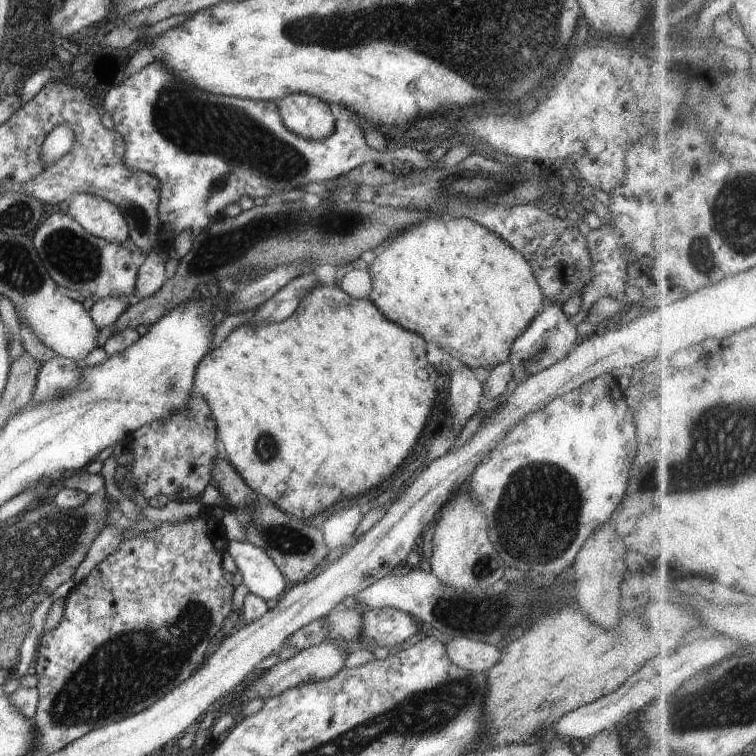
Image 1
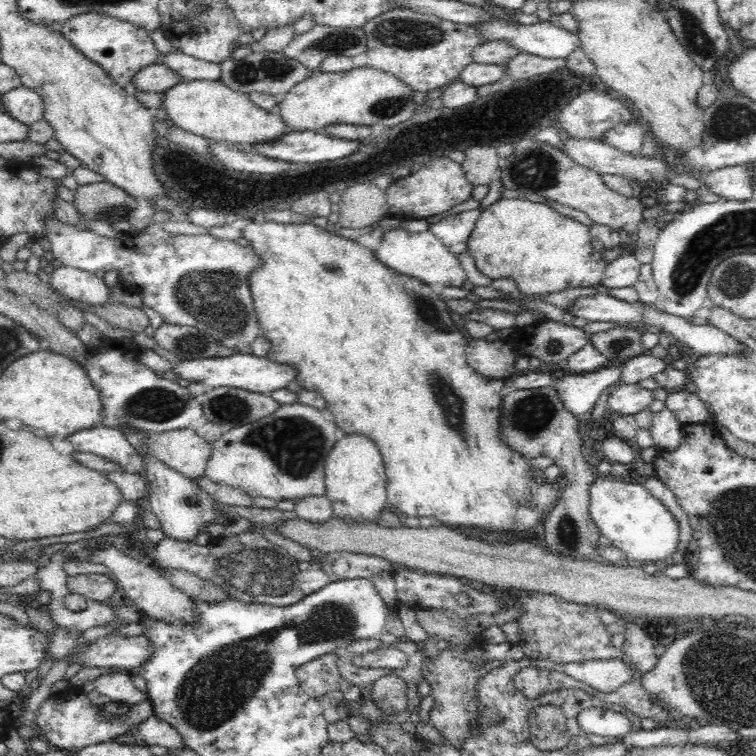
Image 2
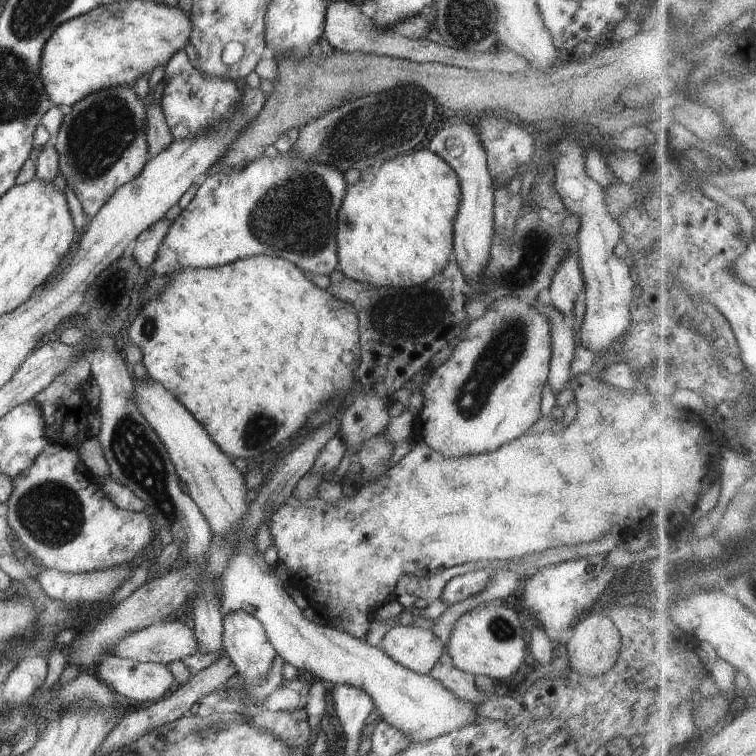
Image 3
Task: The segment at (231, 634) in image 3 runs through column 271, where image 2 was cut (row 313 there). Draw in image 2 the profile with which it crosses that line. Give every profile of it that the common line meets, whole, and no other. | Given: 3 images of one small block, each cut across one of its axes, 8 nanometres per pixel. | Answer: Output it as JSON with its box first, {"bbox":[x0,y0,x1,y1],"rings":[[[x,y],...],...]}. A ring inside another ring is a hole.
{"bbox":[641,303,750,356],"rings":[[[642,303],[641,306],[643,306],[642,320],[647,325],[668,332],[668,335],[690,348],[697,356],[750,354],[742,342],[715,326],[696,325],[687,318],[658,311],[655,304]]]}

